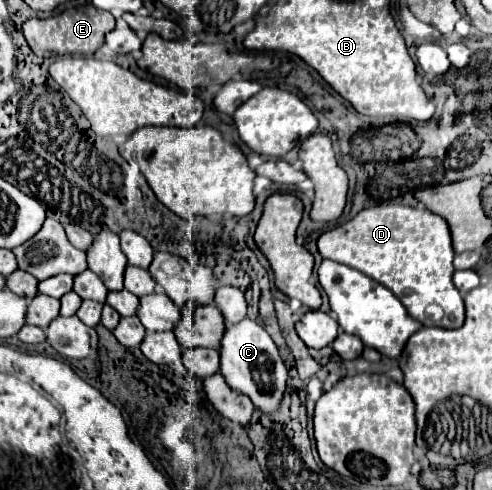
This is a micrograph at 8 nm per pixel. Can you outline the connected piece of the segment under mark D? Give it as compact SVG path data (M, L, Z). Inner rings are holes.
M381 202L379 206L365 208L353 220L323 232L317 240L317 248L323 258L347 264L389 288L407 308L407 314L411 314L411 318L423 326L463 326L463 298L451 282L455 272L455 254L449 226L441 216L429 212L423 203L411 207L395 202Z

